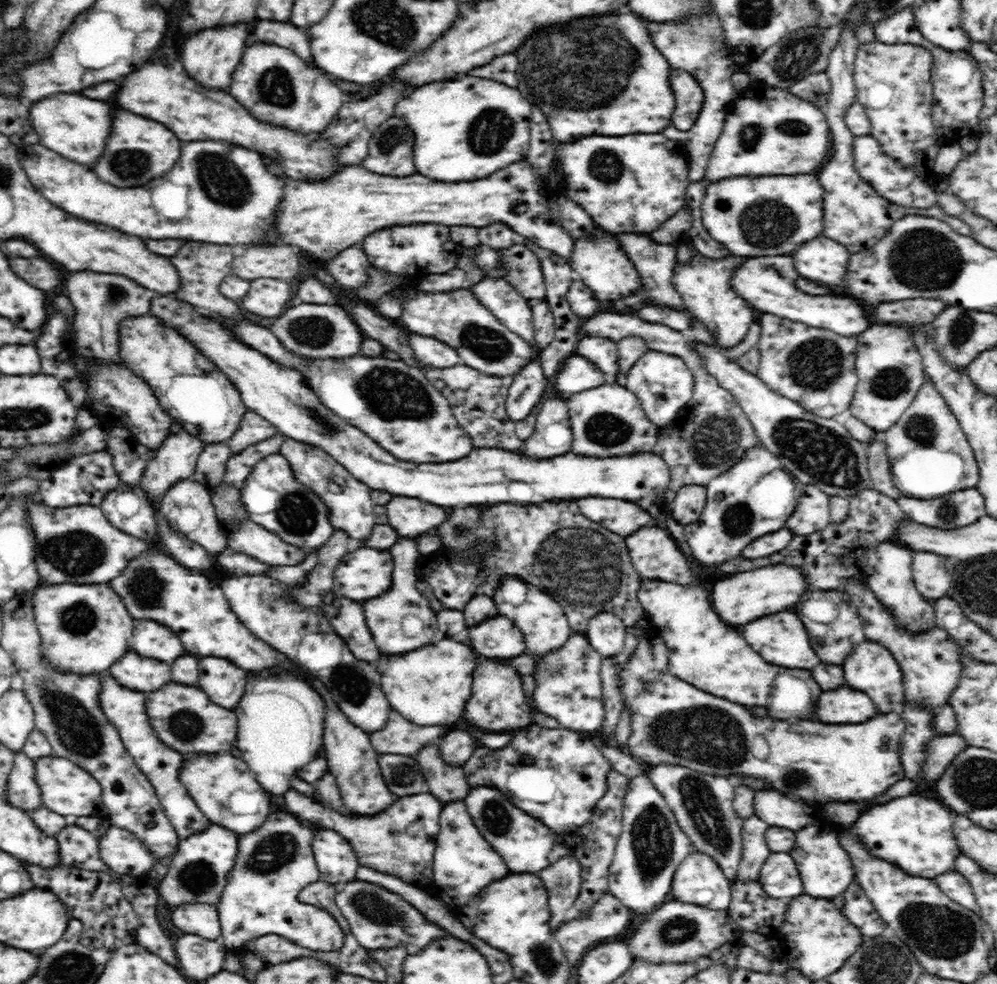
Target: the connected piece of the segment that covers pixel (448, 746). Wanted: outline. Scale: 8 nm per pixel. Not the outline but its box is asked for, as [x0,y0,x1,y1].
[438,729,479,768]

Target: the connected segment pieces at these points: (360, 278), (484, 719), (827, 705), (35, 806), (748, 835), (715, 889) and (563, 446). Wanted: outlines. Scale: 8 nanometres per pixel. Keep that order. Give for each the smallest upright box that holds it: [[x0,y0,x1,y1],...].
[[328,247,370,288],[462,658,532,733],[816,688,876,724],[7,752,42,814],[736,815,771,883],[668,853,732,910],[517,396,572,458]]

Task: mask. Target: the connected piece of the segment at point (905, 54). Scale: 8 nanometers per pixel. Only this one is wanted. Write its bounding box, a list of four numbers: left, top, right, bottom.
[853,41,942,176]

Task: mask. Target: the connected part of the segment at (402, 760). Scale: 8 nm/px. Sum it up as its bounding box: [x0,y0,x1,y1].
[379,754,428,797]

